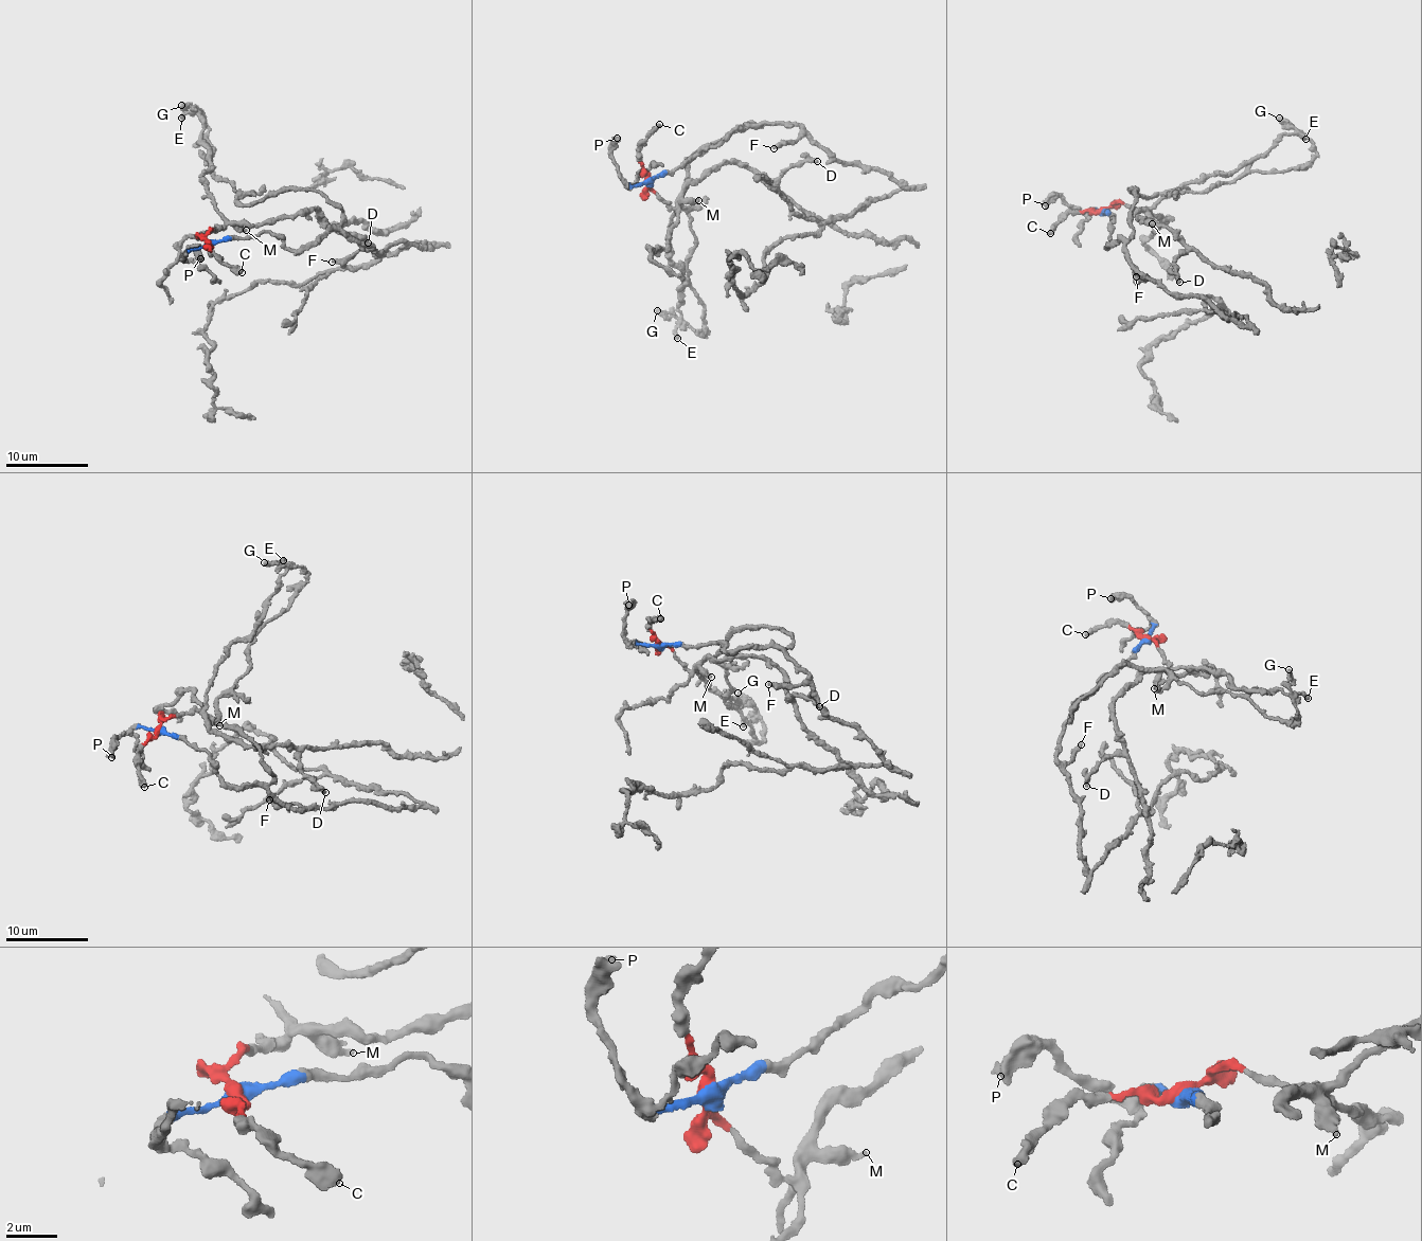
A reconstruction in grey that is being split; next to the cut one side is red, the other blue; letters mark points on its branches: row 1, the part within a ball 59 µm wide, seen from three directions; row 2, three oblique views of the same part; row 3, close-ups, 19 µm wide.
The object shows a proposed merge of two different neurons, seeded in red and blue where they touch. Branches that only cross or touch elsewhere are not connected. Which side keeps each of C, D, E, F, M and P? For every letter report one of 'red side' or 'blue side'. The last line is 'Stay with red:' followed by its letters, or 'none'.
C: red side
D: red side
E: red side
F: blue side
M: red side
P: blue side
Stay with red: C, D, E, M

